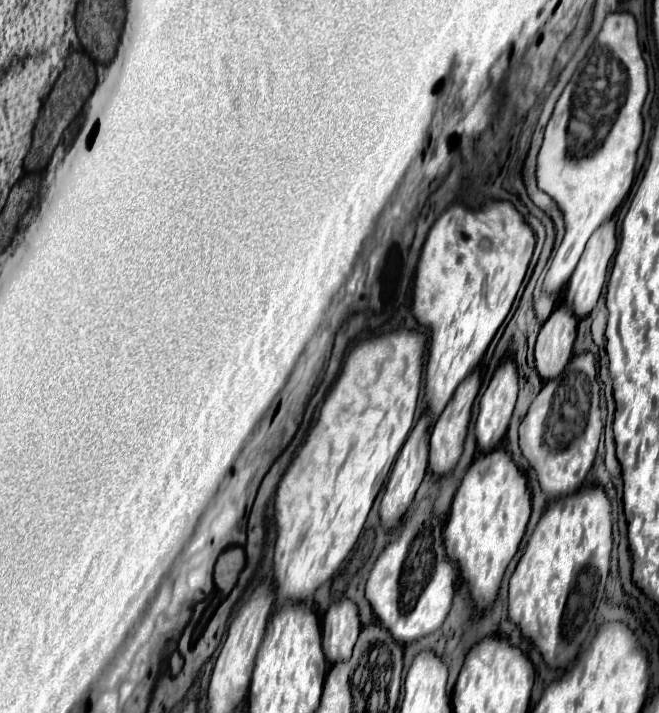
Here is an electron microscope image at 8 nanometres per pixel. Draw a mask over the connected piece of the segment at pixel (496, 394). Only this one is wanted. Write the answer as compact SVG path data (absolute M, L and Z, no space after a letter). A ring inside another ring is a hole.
M505 362L497 368L481 398L481 410L475 424L477 446L485 452L495 450L495 446L505 438L513 408L517 400L517 370L513 362Z

